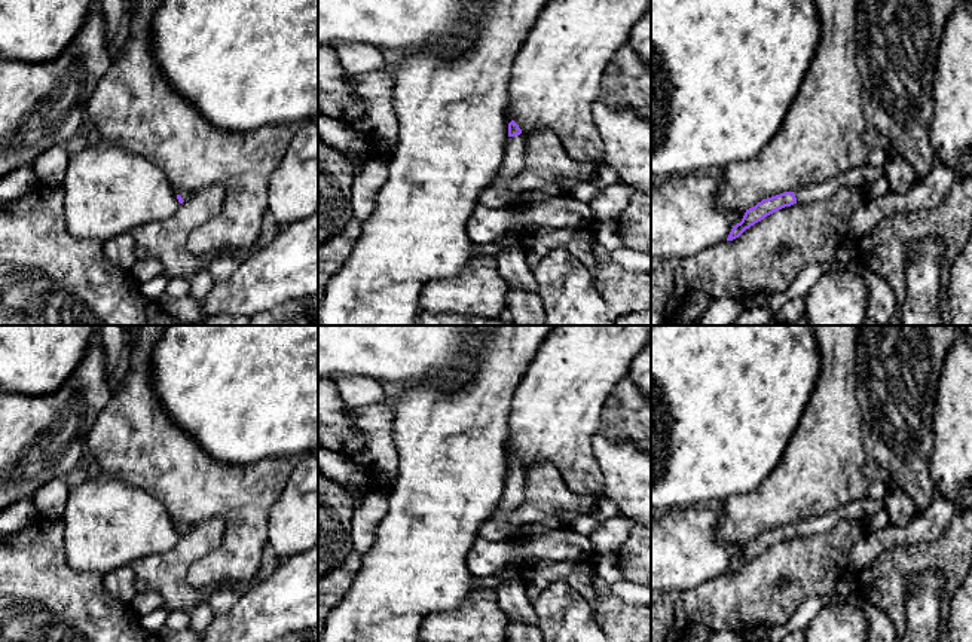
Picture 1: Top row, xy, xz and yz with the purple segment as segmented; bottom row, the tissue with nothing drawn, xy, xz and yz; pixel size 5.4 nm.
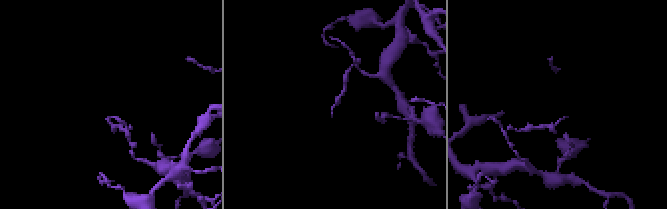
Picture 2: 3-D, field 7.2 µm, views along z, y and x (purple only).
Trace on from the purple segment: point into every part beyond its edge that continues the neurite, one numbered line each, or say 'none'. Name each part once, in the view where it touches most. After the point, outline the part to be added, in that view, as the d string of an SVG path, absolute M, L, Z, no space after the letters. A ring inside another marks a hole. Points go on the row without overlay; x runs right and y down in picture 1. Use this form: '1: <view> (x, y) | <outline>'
1: xz (513, 495) | M525 468L510 470L505 482L505 489L496 511L508 513L516 510L525 499Z

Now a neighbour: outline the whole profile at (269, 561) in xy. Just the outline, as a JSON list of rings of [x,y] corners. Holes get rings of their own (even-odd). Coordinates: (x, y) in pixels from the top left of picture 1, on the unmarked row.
[[[268,544],[262,556],[262,566],[257,571],[256,581],[262,581],[270,577],[279,565],[281,560],[278,559],[275,550]]]

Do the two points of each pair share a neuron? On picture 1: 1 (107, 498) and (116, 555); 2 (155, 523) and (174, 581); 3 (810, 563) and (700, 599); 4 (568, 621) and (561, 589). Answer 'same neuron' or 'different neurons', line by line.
1: same neuron
2: different neurons
3: same neuron
4: same neuron

